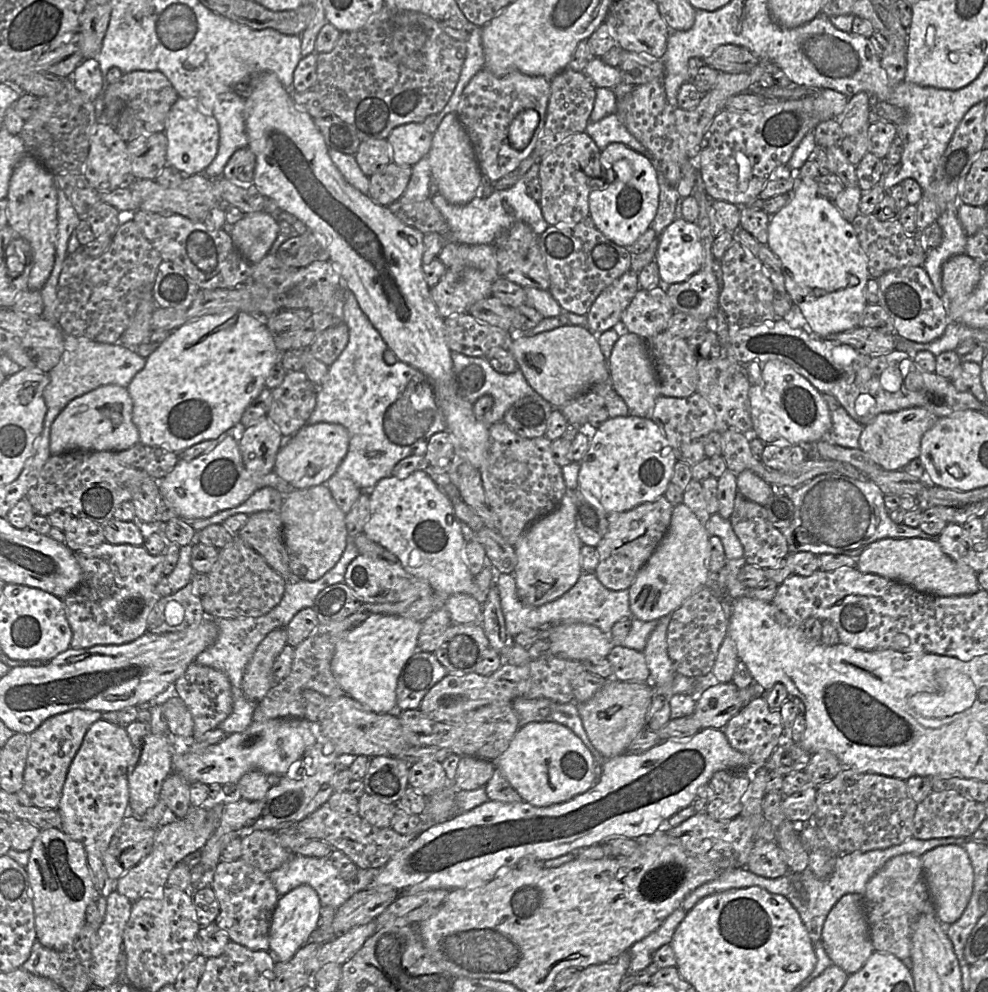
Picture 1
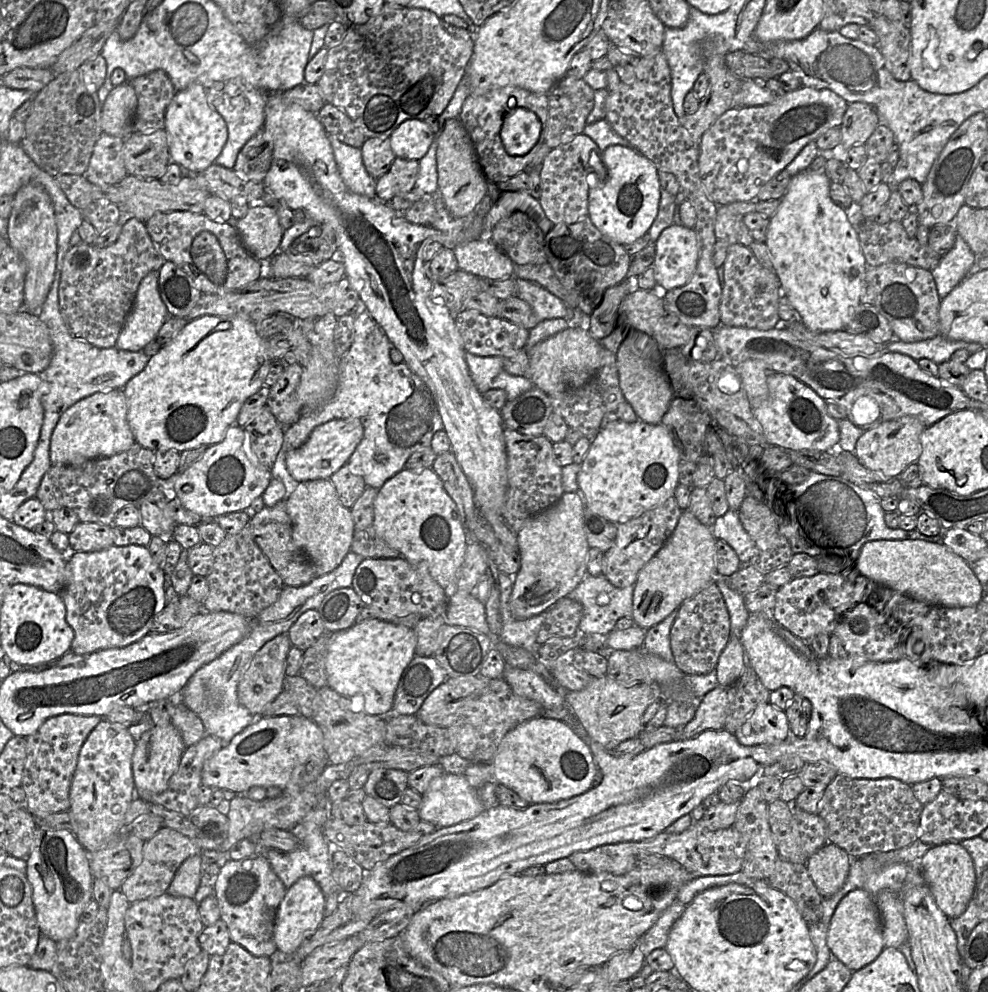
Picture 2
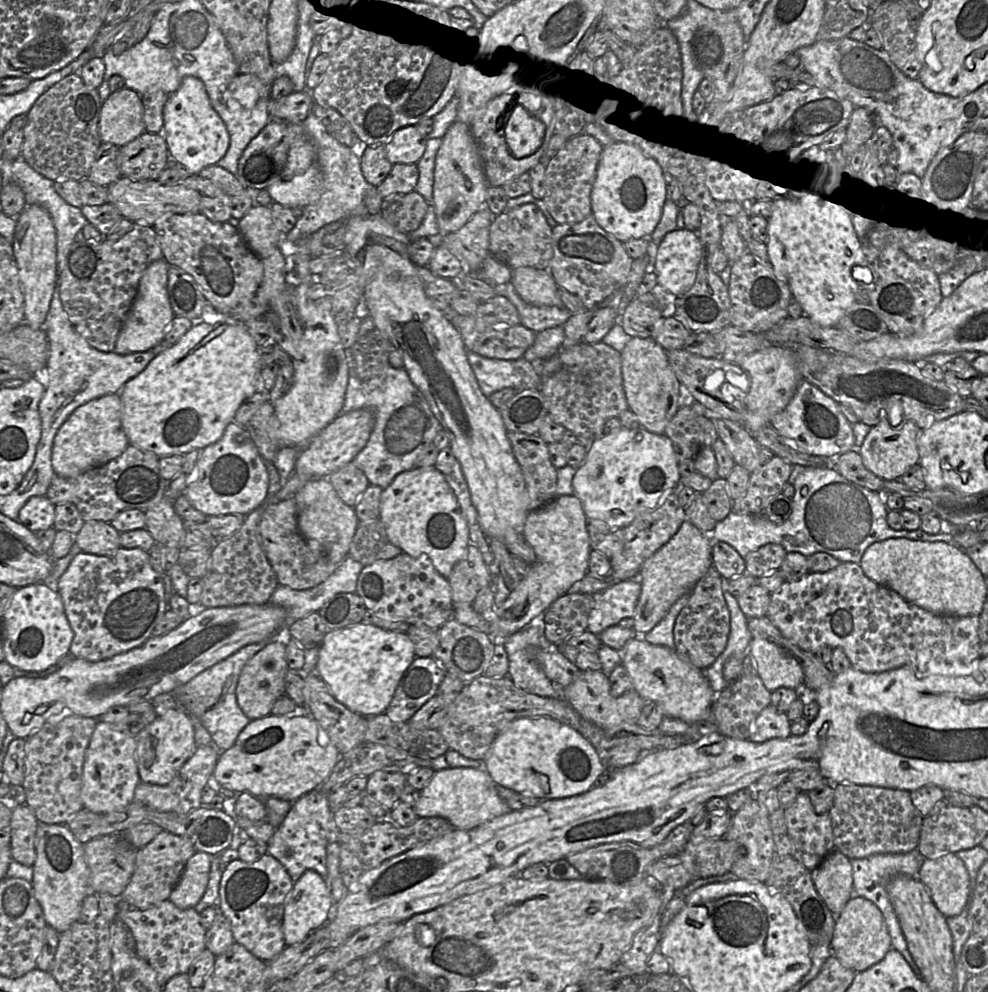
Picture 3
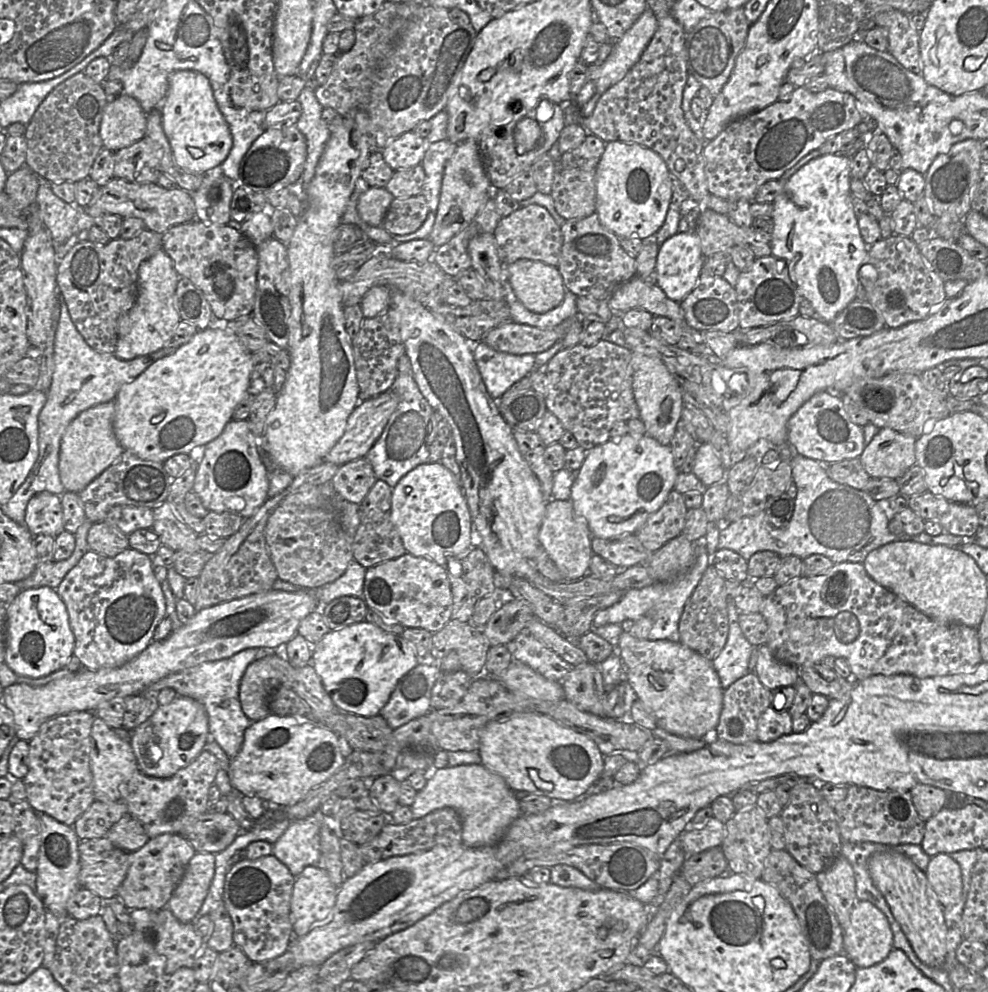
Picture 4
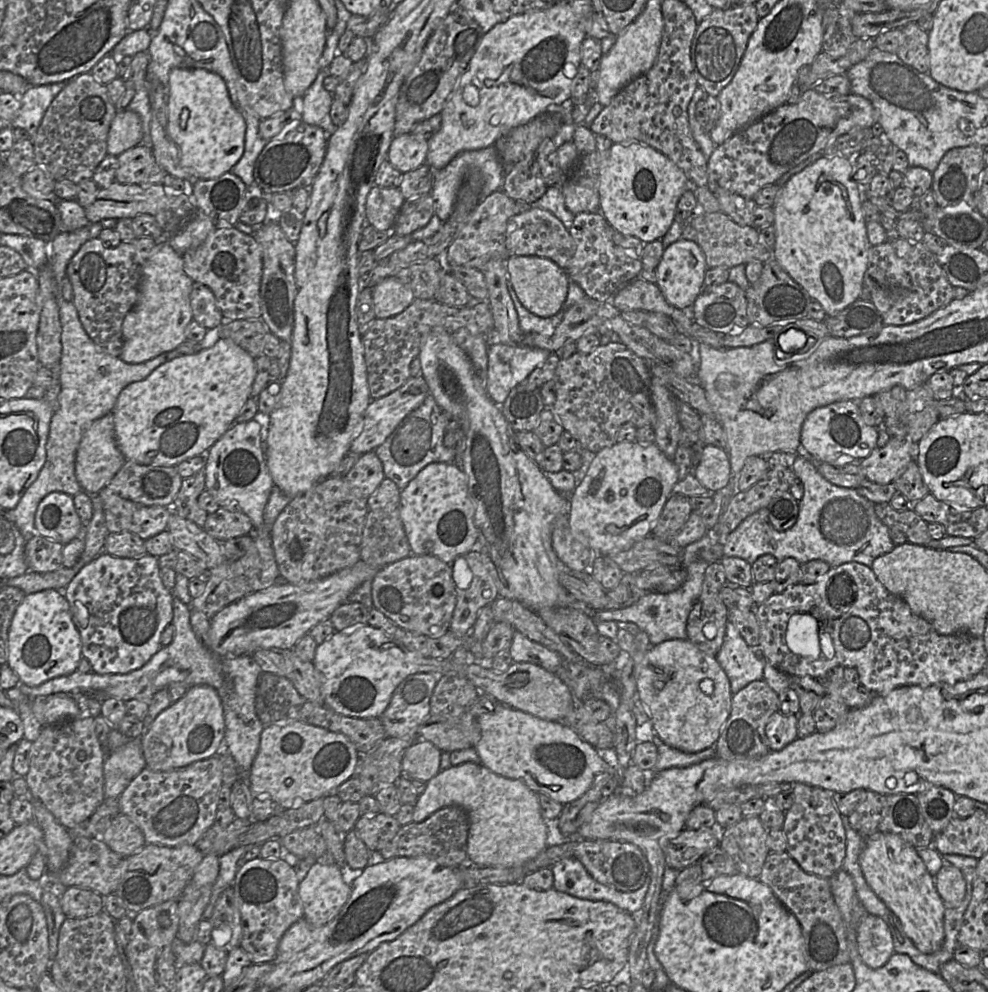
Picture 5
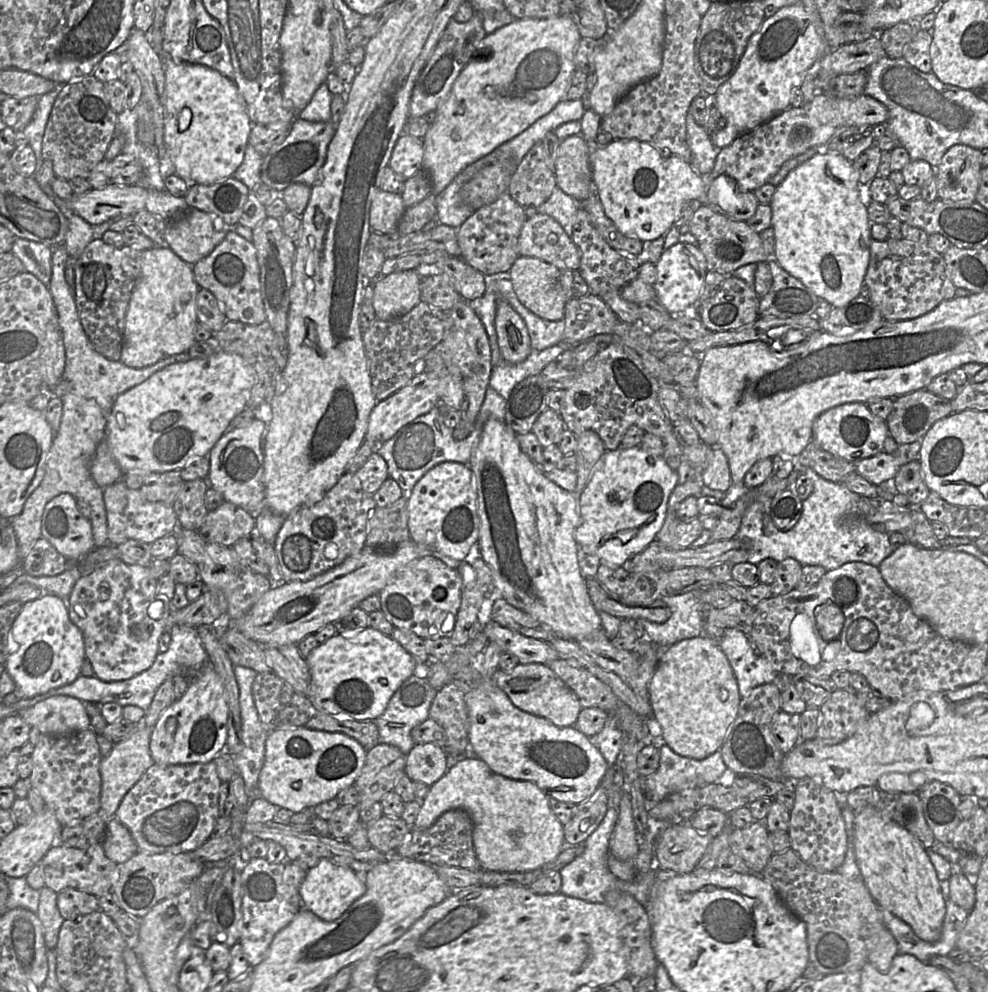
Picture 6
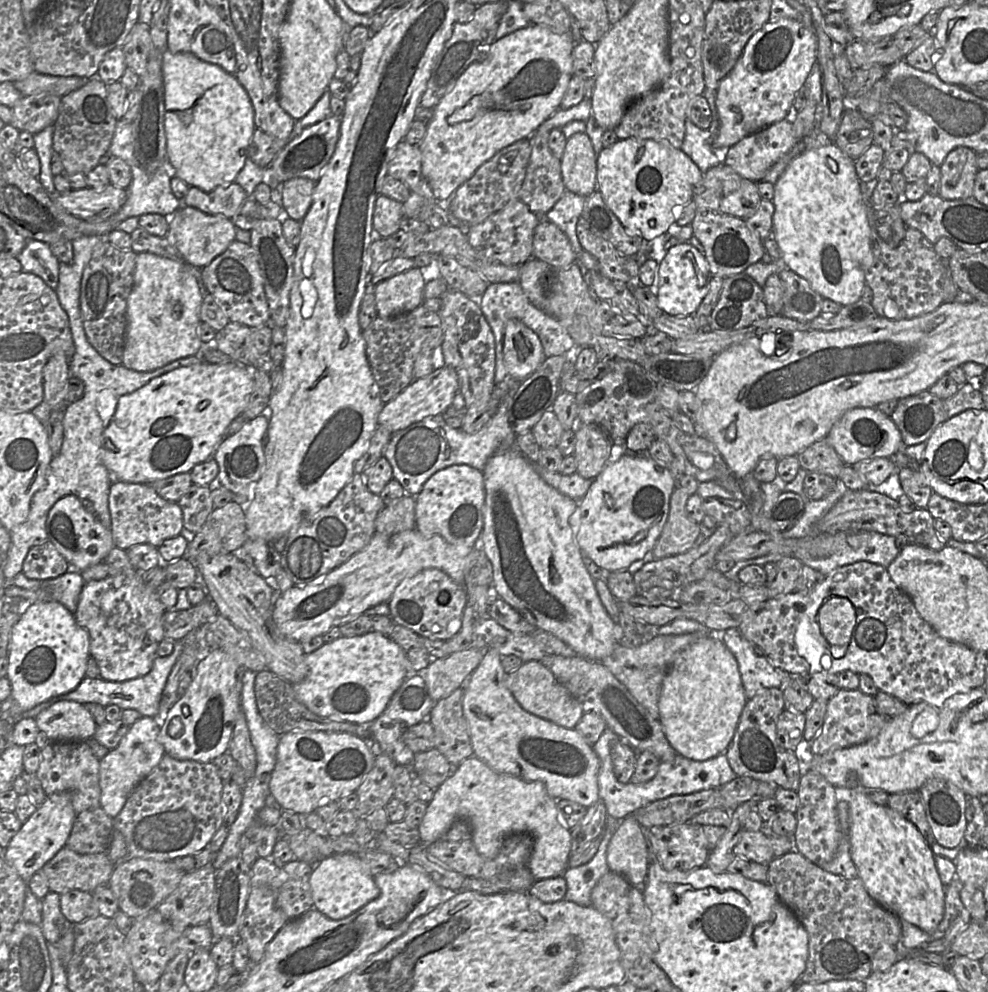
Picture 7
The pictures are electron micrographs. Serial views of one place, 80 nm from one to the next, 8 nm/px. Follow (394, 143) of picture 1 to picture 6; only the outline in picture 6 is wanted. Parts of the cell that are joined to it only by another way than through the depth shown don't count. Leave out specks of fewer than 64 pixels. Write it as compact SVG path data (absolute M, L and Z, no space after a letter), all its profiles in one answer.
M404 132L393 148L389 166L393 171L407 179L423 169L423 156L423 139Z

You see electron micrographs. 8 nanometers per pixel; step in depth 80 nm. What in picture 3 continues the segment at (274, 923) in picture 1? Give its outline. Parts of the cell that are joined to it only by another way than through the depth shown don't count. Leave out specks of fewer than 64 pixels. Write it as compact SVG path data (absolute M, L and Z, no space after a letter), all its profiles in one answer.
M306 870L293 884L283 914L283 935L286 946L302 942L311 932L325 925L332 917L335 902L326 880L314 870Z

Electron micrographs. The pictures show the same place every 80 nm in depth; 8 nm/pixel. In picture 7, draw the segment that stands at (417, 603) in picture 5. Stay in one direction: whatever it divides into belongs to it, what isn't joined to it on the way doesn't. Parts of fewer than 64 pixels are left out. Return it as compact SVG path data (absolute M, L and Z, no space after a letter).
M437 568L422 570L404 579L387 601L389 617L394 624L408 628L431 640L450 640L461 627L461 617L467 604L464 588Z

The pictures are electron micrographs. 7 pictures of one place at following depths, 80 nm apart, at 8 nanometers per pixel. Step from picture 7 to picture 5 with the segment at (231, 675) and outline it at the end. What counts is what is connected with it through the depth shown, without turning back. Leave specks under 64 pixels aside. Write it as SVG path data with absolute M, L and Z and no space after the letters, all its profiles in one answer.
M197 685L188 688L186 694L161 712L148 728L143 726L139 740L146 768L168 772L213 757L220 746L222 748L224 735L224 712L218 692L211 686Z

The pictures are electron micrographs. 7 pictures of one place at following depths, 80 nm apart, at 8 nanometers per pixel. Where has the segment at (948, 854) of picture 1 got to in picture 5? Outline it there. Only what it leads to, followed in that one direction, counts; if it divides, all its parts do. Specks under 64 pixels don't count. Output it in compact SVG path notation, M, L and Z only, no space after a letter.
M944 860L934 876L934 884L944 907L957 907L965 897L966 883L961 871Z

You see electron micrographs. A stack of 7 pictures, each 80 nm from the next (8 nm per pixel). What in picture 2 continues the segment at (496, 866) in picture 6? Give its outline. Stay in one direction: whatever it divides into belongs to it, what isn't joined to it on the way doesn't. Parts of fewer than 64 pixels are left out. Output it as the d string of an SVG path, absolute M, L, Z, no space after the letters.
M444 772L441 776L434 778L426 792L422 794L422 802L417 809L420 819L441 828L478 816L486 808L477 796L477 789L470 786L464 775Z

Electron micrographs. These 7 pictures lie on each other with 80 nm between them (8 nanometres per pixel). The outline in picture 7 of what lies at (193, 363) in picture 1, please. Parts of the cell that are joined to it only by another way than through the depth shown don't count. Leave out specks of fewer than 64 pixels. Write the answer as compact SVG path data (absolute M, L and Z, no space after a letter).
M236 362L227 364L201 363L179 367L151 379L146 385L138 390L121 396L118 399L115 413L103 433L101 447L101 460L103 465L117 480L134 484L149 484L156 480L165 479L179 473L190 472L195 465L205 462L212 456L215 445L221 439L225 438L225 430L229 424L247 408L254 391L253 371L251 371L250 368L254 367L246 367L245 365Z

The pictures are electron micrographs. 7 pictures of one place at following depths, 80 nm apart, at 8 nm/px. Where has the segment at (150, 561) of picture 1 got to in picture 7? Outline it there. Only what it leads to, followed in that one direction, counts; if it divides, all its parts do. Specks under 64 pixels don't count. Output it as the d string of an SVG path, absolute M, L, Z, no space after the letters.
M127 570L102 580L86 582L82 588L74 618L87 630L90 638L90 656L99 667L99 677L111 682L123 682L145 676L152 669L157 649L164 639L163 617L167 608L160 601L157 591L145 586L142 572Z

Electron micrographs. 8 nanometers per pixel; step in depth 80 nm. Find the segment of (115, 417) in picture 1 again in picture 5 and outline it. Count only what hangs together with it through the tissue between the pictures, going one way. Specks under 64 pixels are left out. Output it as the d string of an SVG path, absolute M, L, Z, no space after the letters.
M108 413L92 422L83 433L79 443L76 452L75 475L82 491L89 495L98 494L112 480L125 461L116 445L113 415Z

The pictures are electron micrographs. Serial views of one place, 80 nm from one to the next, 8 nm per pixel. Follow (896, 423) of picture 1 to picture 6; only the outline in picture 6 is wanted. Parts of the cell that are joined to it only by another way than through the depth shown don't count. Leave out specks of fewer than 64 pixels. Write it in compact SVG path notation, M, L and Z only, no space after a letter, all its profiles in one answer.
M879 452L869 458L855 463L856 472L875 485L893 479L899 468L907 463L907 456L897 456L895 452L888 454Z

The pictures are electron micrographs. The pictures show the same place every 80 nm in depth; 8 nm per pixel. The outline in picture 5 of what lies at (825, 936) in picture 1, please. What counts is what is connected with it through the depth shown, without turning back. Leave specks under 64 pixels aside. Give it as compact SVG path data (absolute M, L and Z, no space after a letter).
M868 914L860 923L856 938L861 959L870 968L884 966L894 953L890 930L878 916Z

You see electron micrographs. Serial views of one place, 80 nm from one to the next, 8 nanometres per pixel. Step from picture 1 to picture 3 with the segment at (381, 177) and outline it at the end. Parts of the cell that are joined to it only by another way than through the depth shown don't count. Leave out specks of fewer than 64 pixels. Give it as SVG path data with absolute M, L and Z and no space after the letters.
M393 164L390 173L376 190L383 199L395 194L406 194L415 190L418 178L417 164Z

